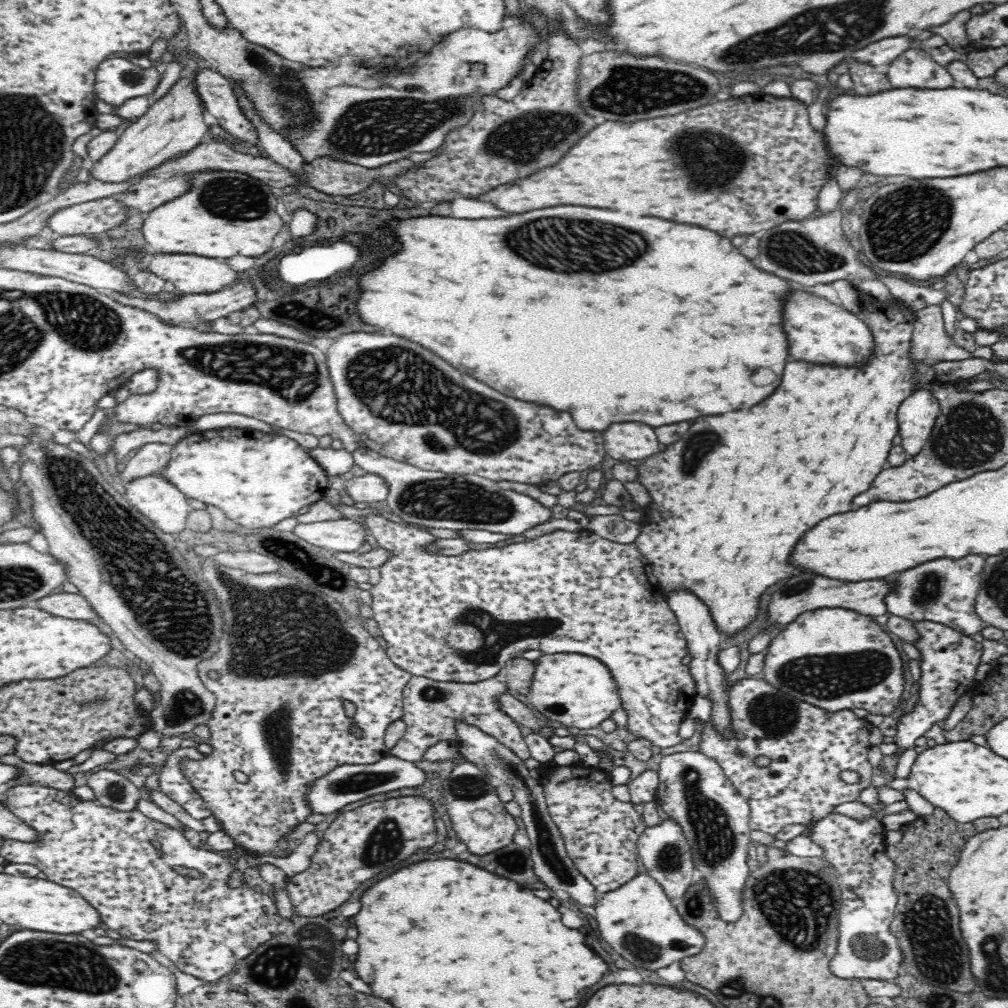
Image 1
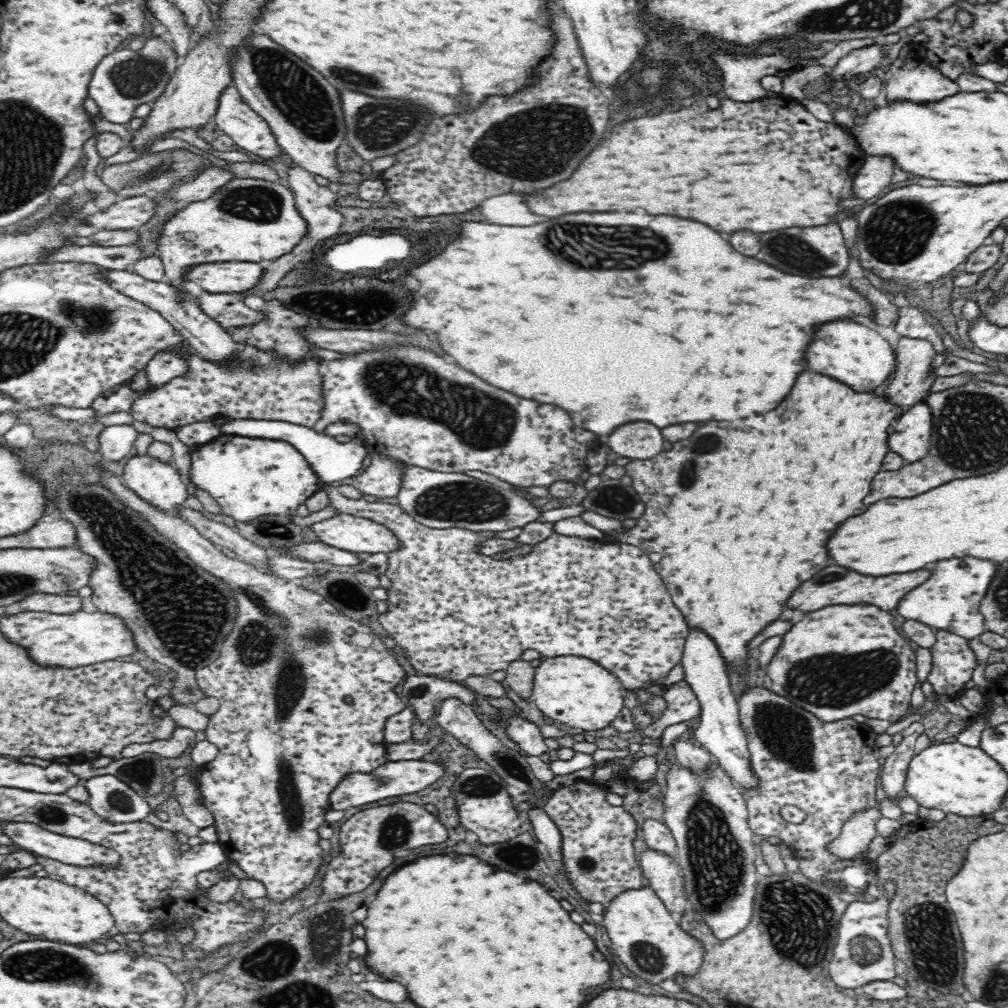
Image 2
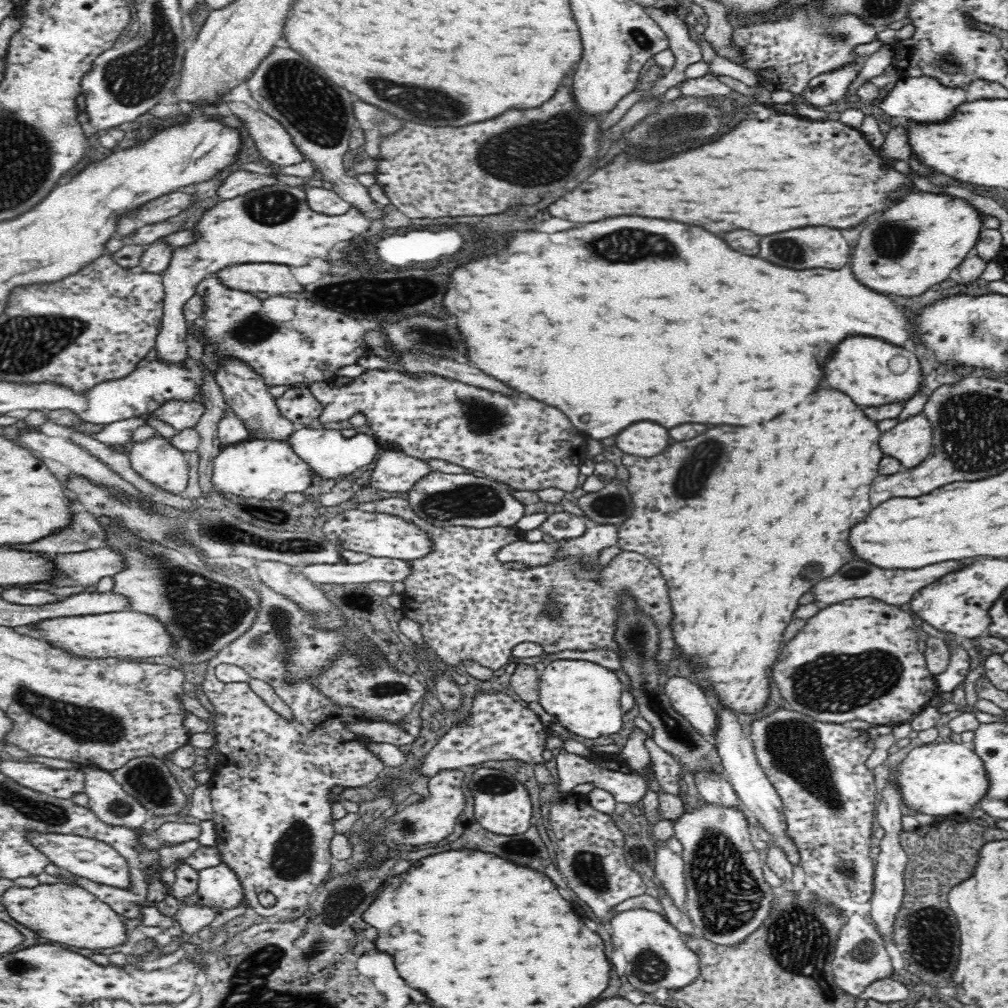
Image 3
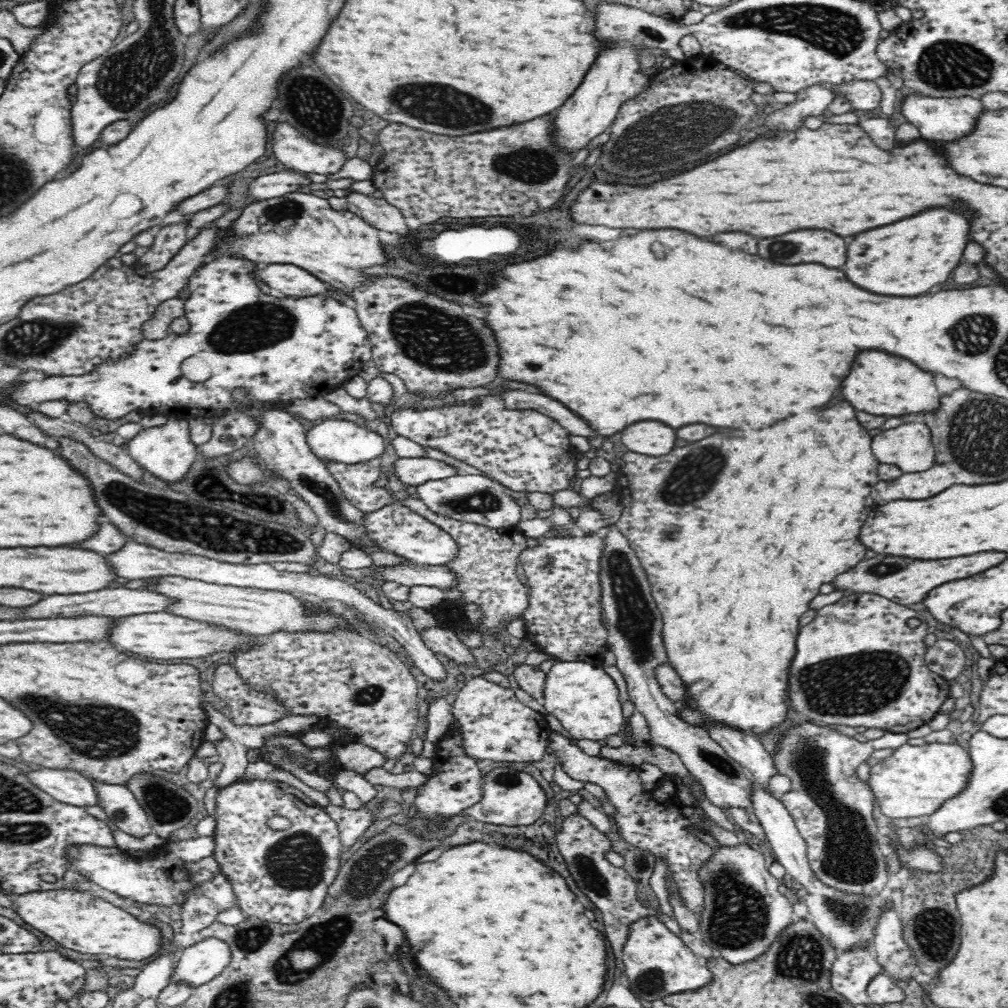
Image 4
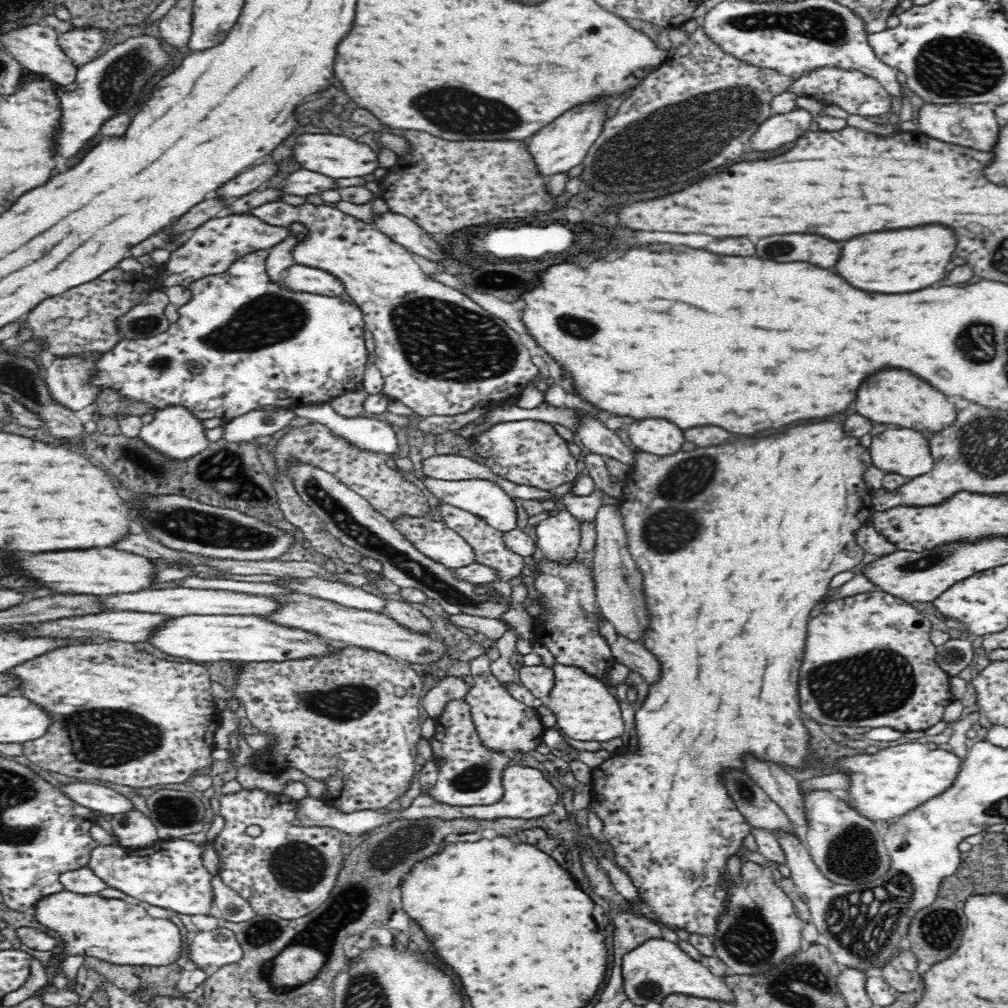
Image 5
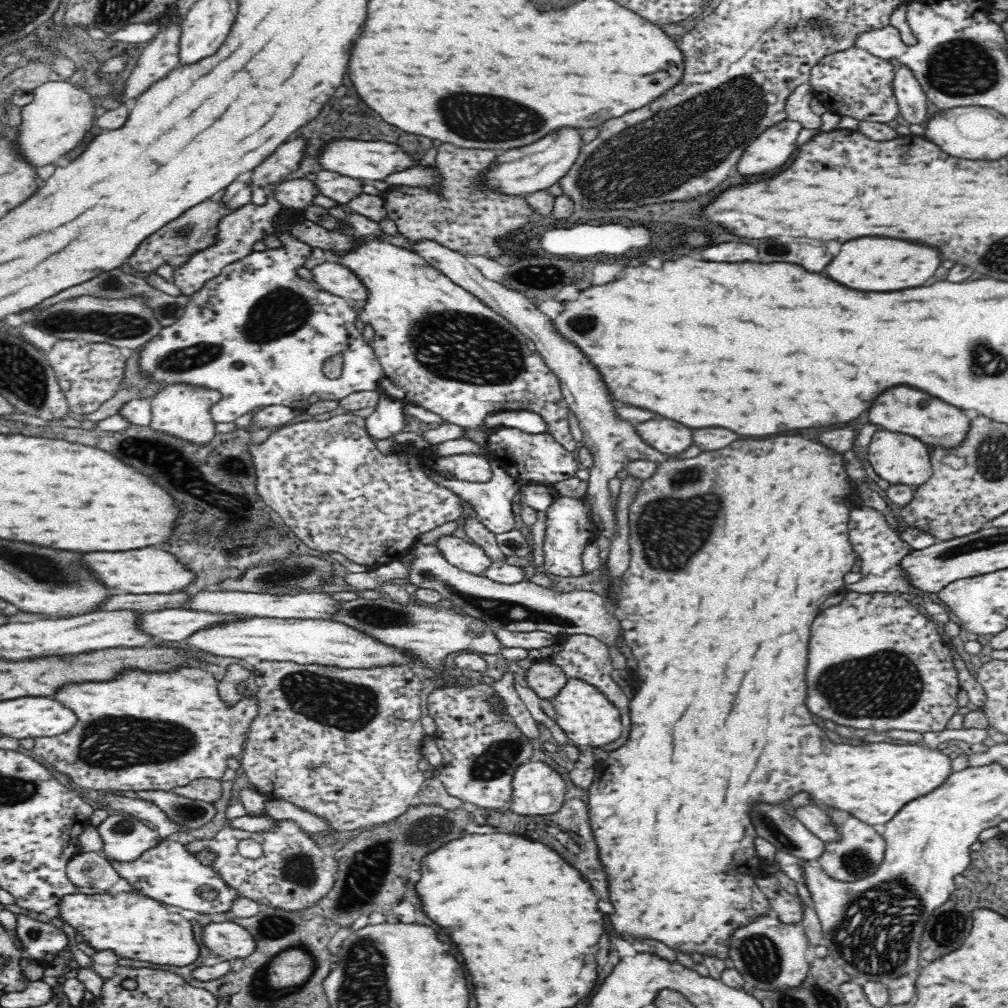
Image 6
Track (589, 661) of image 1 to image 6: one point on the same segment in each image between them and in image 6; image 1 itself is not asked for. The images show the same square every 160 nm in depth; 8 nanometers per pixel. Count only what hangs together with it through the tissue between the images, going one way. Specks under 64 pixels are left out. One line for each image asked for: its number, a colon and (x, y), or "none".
2: (579, 693)
3: (584, 696)
4: (584, 698)
5: (586, 708)
6: (589, 719)

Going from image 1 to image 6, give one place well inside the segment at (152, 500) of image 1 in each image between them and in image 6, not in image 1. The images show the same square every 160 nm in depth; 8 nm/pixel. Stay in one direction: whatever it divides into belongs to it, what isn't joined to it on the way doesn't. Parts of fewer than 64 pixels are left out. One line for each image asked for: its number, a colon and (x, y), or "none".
2: (158, 483)
3: (155, 460)
4: (166, 452)
5: (176, 434)
6: (180, 410)

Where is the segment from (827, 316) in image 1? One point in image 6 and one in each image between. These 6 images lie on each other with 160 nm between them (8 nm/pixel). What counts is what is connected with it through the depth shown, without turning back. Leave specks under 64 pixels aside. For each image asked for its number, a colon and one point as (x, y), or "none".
2: (858, 356)
3: (873, 372)
4: (884, 385)
5: (896, 398)
6: (903, 409)

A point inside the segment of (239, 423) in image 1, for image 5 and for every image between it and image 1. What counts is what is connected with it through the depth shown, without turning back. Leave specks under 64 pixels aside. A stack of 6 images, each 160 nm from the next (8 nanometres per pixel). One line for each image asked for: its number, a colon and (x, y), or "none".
2: (331, 460)
3: (329, 454)
4: (344, 442)
5: (368, 434)

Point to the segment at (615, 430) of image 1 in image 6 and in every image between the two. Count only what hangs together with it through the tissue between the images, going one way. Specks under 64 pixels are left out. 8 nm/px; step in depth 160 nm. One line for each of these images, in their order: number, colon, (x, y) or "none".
2: (639, 440)
3: (645, 439)
4: (653, 439)
5: (658, 437)
6: (668, 437)

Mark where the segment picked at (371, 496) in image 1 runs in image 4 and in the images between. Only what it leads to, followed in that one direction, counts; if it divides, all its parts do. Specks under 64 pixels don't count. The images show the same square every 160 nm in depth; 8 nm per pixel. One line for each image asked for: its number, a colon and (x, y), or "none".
2: (382, 478)
3: (394, 471)
4: (410, 471)

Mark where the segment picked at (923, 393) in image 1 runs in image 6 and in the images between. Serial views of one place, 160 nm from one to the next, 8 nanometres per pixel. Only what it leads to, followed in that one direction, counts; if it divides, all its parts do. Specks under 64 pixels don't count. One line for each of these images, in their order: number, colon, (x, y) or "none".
2: (912, 433)
3: (910, 441)
4: (908, 446)
5: (905, 451)
6: (897, 458)

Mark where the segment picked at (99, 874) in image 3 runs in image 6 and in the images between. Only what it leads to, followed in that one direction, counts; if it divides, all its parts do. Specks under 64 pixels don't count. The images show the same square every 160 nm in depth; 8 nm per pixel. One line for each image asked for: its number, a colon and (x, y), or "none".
4: (164, 880)
5: (170, 874)
6: (169, 873)

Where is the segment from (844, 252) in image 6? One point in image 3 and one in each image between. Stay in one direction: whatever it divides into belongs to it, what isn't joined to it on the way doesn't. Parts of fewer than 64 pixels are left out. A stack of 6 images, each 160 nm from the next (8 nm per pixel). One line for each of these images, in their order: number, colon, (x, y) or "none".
3: (915, 243)
4: (904, 259)
5: (897, 261)

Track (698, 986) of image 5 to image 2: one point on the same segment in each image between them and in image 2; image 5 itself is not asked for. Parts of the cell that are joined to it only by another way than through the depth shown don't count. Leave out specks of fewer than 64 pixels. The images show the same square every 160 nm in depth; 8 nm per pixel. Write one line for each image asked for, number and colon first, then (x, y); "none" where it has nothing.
2: (646, 936)
3: (657, 957)
4: (658, 962)

